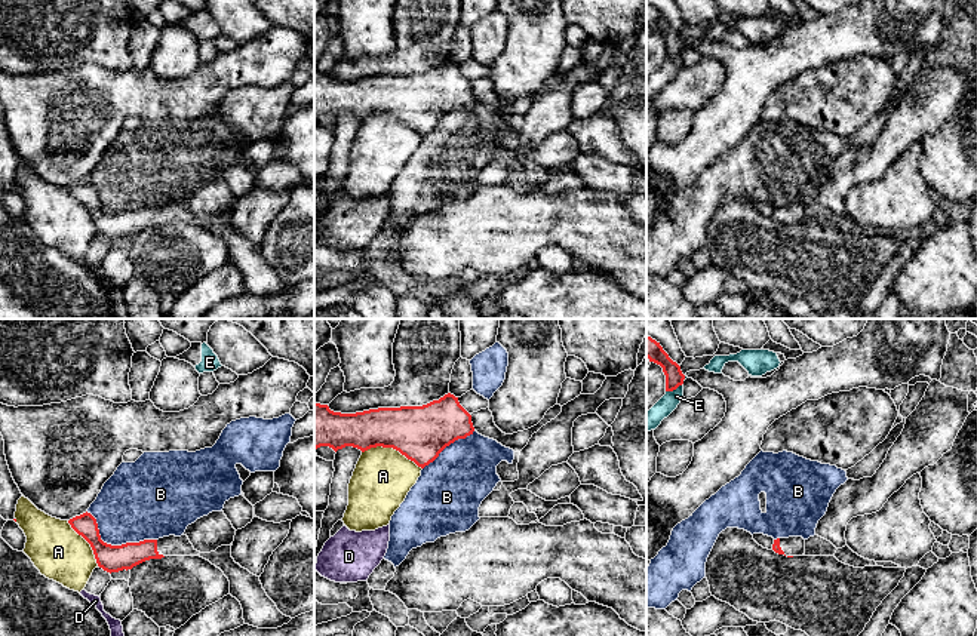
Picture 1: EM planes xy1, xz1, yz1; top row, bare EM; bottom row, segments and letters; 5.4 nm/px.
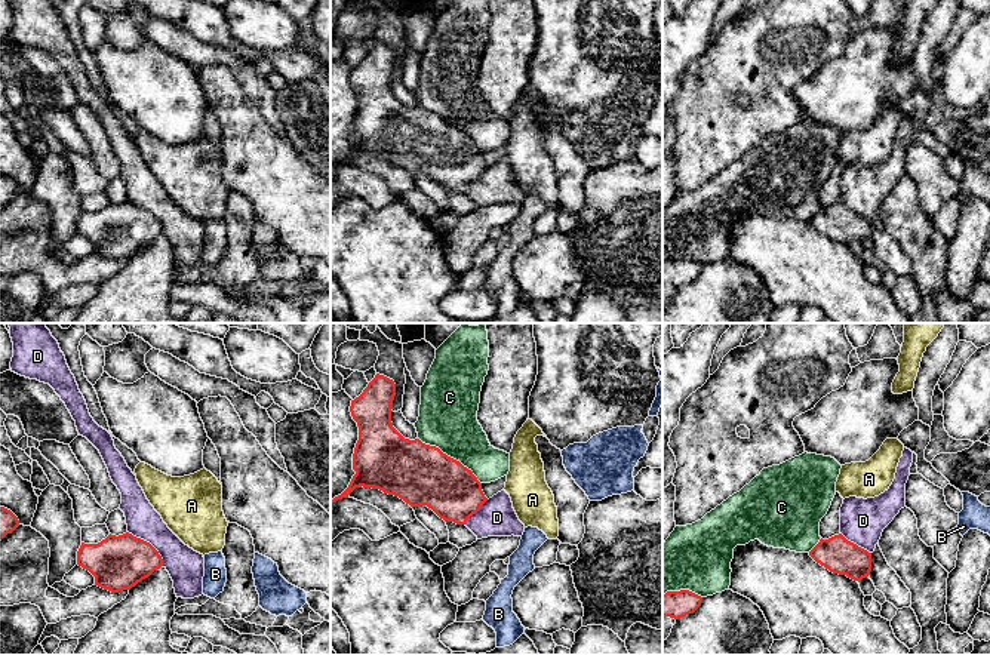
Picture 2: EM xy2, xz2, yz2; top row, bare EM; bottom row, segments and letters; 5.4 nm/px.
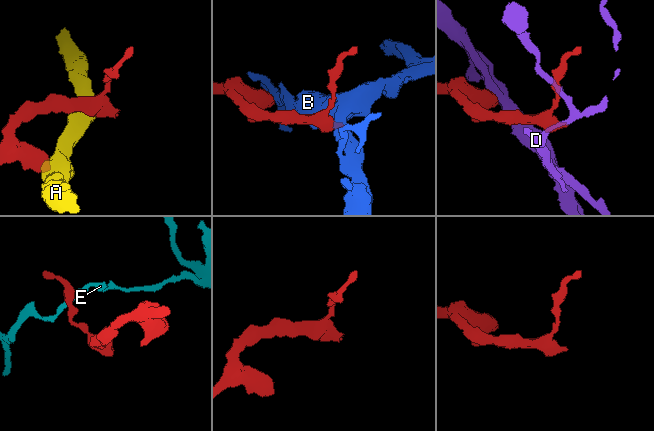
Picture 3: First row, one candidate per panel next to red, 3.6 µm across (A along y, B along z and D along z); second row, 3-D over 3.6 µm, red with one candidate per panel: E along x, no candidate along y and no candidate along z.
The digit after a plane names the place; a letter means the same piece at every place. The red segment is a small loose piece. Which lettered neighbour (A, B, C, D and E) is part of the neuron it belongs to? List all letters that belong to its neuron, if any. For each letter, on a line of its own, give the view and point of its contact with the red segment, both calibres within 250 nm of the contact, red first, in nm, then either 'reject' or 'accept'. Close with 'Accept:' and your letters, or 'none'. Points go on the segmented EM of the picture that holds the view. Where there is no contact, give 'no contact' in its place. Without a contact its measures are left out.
A: contact xz1 (392, 446); calibres 300 and 320 nm; reject
B: contact xy1 (114, 546); calibres 140 and 400 nm; reject
C: contact xz2 (449, 457); calibres 340 and 320 nm; reject
D: contact xy2 (150, 544); calibres 300 and 200 nm; reject
E: contact yz1 (673, 389); calibres 100 and 110 nm; reject
Accept: none

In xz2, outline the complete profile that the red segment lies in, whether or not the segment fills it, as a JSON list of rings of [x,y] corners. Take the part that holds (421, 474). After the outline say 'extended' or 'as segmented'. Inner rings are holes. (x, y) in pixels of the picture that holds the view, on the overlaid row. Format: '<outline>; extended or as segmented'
[[[376,373],[363,393],[351,400],[350,412],[359,427],[359,440],[353,453],[356,474],[348,488],[330,502],[348,498],[356,488],[363,486],[399,496],[412,508],[427,505],[445,522],[467,525],[467,520],[488,501],[482,483],[471,470],[439,448],[425,445],[419,439],[405,439],[391,422],[394,396],[394,381]]]; as segmented

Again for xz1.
[[[448,393],[423,406],[341,414],[314,402],[314,451],[353,446],[362,452],[393,448],[424,468],[458,439],[473,434],[471,415]]]; as segmented

